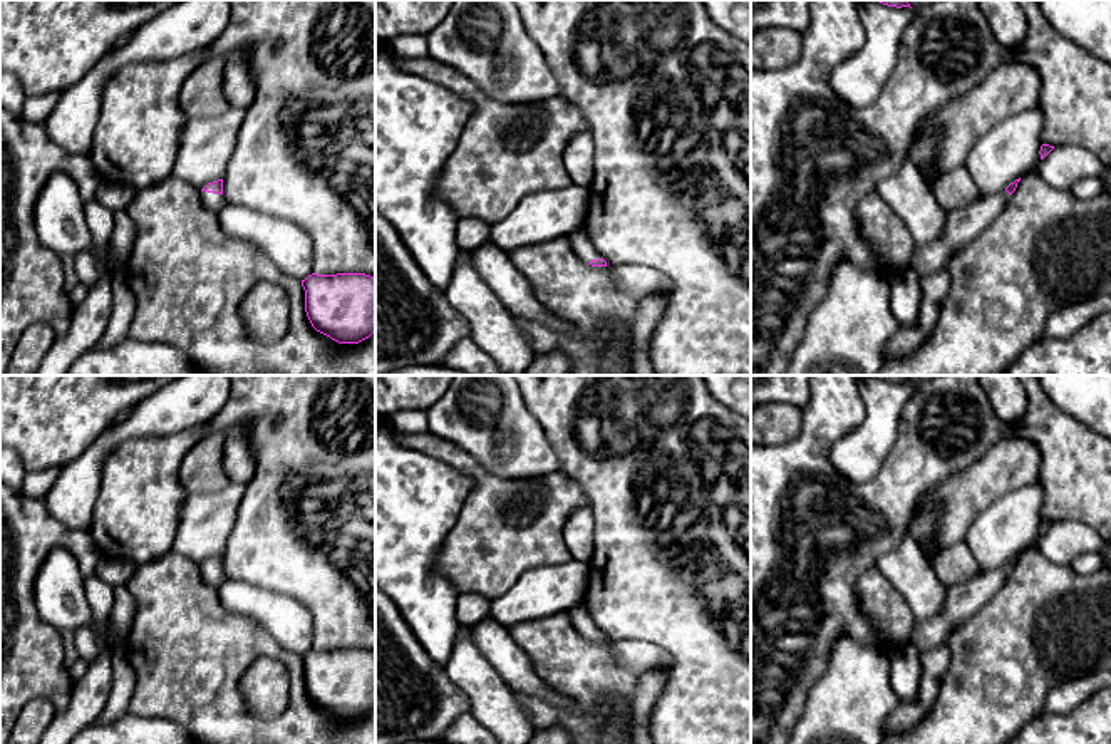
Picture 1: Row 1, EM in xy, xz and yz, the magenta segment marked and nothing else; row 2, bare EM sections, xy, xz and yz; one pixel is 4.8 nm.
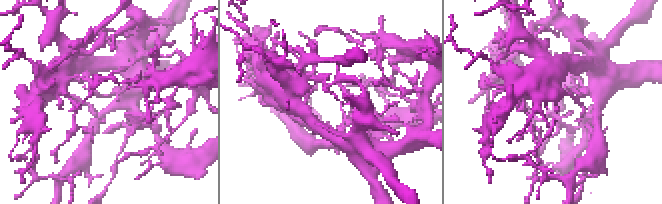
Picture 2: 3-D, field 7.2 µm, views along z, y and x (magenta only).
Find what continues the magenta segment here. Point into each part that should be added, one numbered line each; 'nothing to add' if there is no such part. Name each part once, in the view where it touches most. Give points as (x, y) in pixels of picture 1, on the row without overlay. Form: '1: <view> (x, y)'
1: xy (211, 577)

